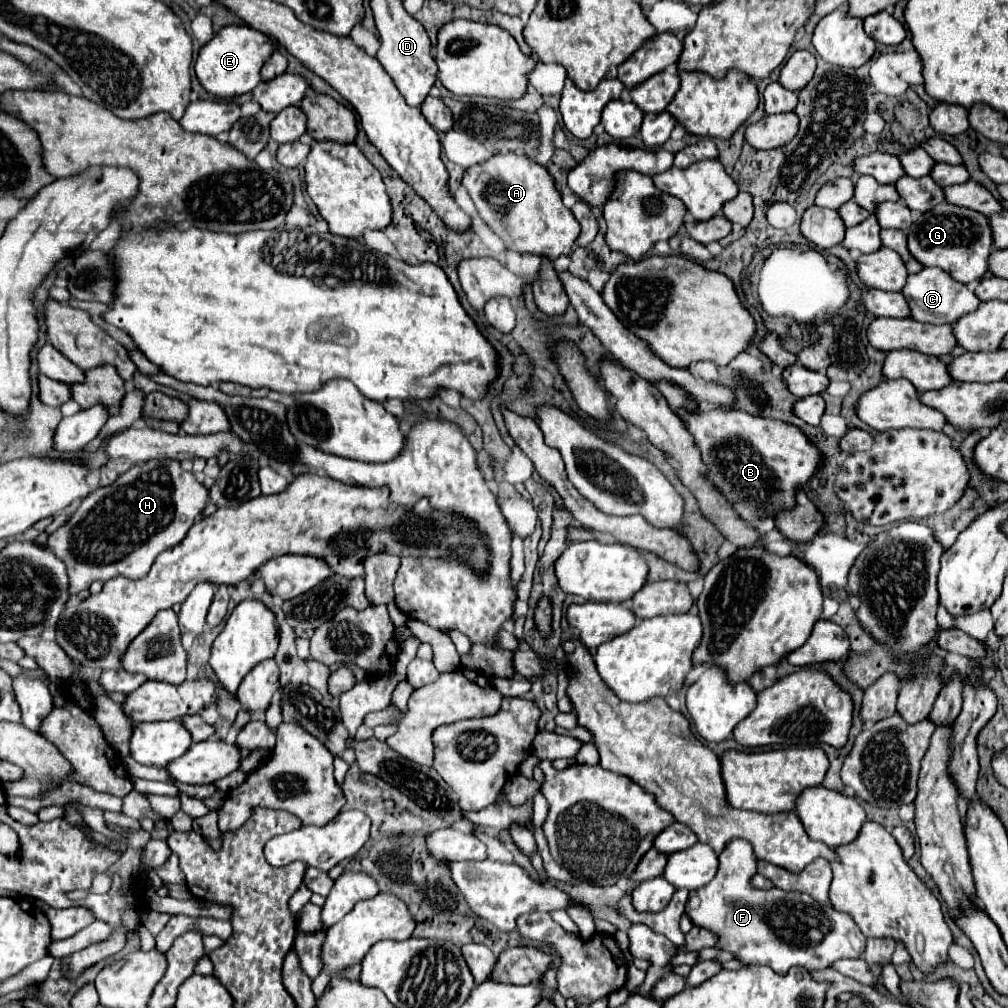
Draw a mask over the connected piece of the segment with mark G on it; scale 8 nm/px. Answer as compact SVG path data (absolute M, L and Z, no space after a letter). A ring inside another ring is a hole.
M946 202L938 204L930 212L922 214L908 230L908 250L910 254L922 264L922 266L936 266L948 272L956 282L970 284L980 280L988 270L986 270L986 258L992 250L992 234L990 234L990 224L984 214L976 214L974 210L958 208L958 206L946 206Z

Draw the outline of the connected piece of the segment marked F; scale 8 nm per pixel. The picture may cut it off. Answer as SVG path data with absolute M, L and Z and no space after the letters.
M728 842L718 858L718 874L704 888L694 890L686 904L690 922L716 934L718 950L728 950L742 964L768 964L778 974L786 974L792 966L822 970L830 968L840 958L860 958L864 954L866 936L850 914L822 906L802 892L754 888L750 880L756 874L758 860L750 842Z

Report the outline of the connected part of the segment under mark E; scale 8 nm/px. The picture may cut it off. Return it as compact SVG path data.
M224 26L208 44L202 46L194 70L200 84L214 96L236 98L254 90L260 82L260 68L276 52L278 42L272 36L266 36L248 26Z

